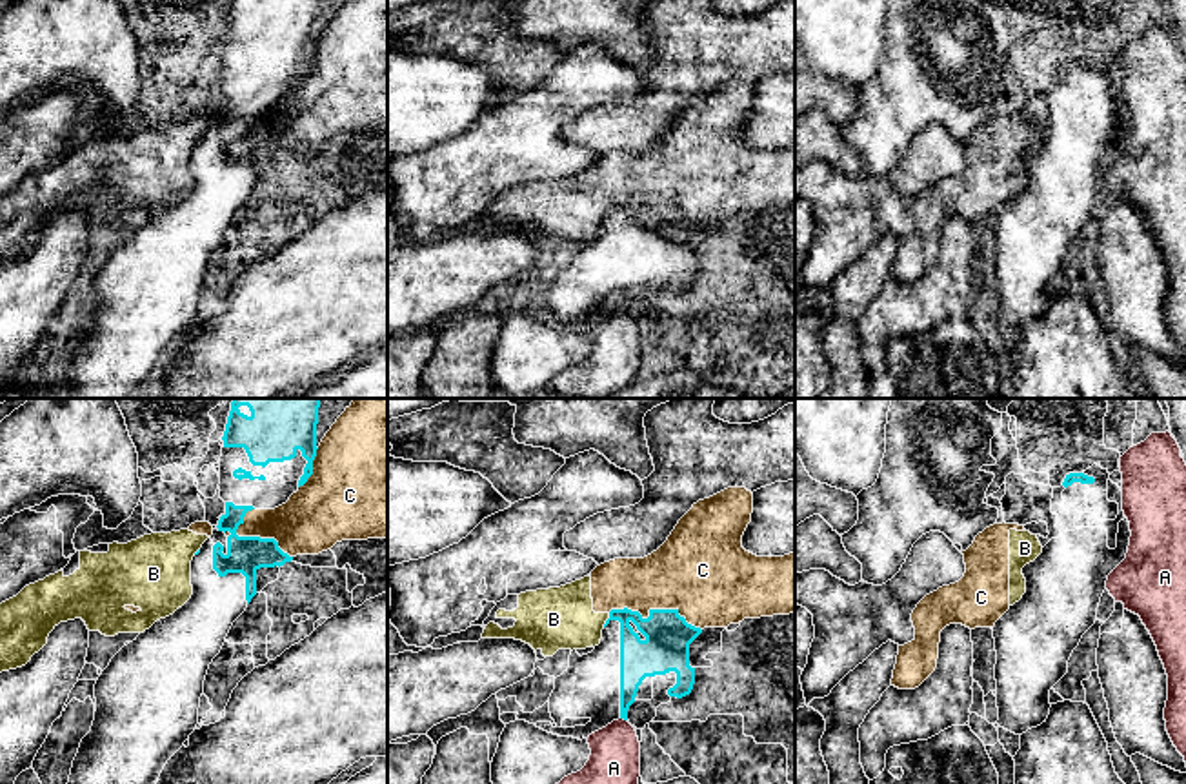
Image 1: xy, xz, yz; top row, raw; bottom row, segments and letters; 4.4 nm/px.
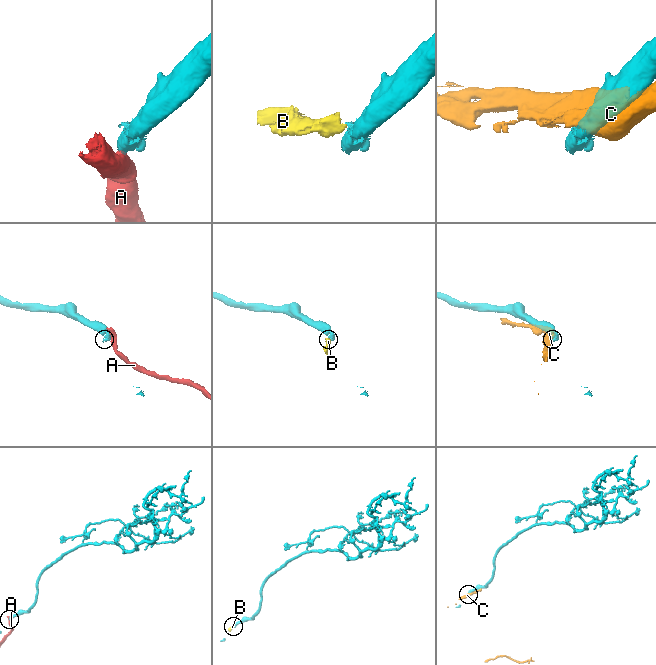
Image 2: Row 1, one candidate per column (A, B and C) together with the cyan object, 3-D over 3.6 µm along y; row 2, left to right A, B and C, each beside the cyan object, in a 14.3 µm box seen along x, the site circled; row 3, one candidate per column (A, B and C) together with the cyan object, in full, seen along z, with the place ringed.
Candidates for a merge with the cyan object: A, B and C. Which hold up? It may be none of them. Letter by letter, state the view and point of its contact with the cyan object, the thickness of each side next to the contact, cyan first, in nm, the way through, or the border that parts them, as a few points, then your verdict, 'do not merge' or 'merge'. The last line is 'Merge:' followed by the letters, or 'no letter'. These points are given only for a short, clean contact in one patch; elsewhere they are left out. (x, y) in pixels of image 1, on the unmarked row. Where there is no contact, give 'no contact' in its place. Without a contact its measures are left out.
A: meets cyan in xz at (624, 311); 140 nm thick on the cyan side, 240 nm on the other; do not merge
B: meets cyan in xz at (606, 213); 170 nm thick on the cyan side, 280 nm on the other; border along xz (610, 206), (603, 219); do not merge
C: meets cyan in xz at (653, 202); 200 nm thick on the cyan side, 380 nm on the other; do not merge
Merge: no letter

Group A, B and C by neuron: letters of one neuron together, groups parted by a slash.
A / B C

